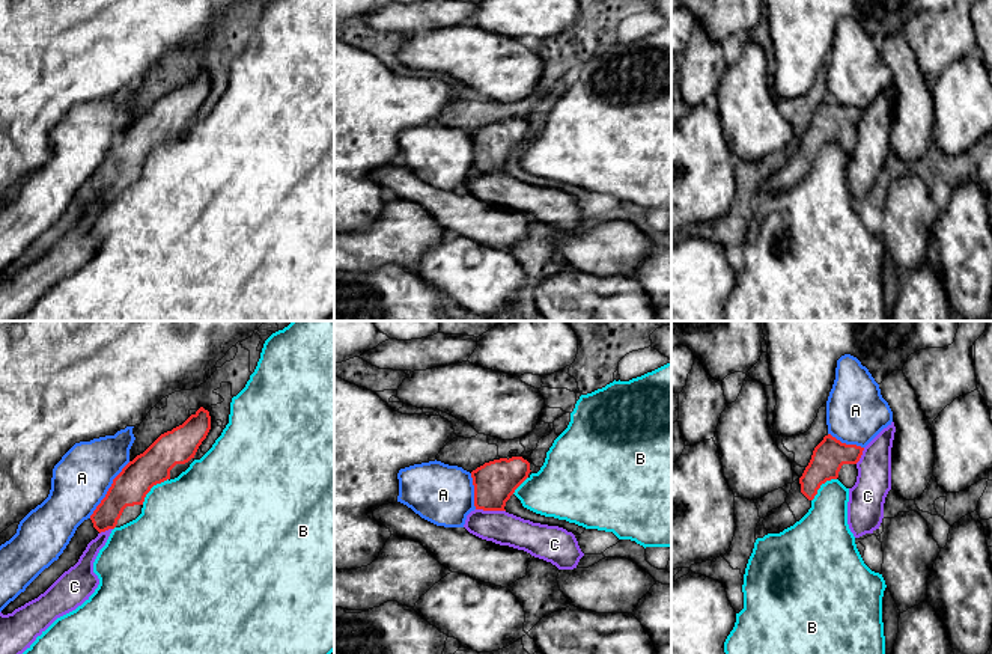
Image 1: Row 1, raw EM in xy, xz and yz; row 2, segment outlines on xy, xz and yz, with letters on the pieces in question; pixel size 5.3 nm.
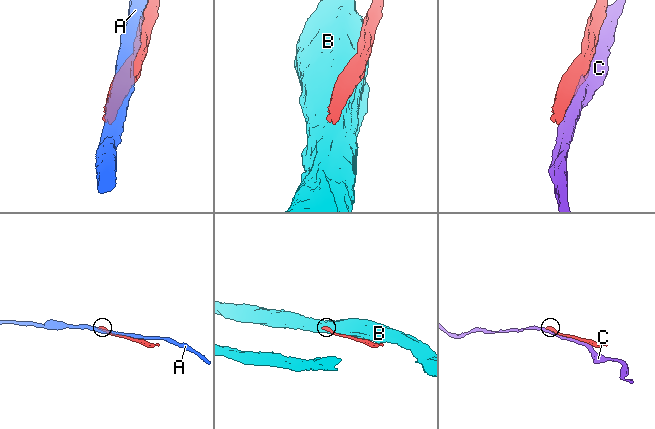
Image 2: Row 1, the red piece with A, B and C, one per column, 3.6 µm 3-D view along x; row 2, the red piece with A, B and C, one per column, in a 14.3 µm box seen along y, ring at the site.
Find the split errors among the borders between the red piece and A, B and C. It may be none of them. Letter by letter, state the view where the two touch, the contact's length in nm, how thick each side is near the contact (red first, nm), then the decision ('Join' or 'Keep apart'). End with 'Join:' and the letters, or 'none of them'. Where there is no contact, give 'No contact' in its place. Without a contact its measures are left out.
A: Touches red in xy. Shared border 380 nm. Thickness 190 nm (red) against 300 nm. Keep apart
B: Touches red in xy. Shared border 200 nm. Thickness 190 nm (red) against 460 nm. Keep apart
C: Touches red in xz. Shared border 160 nm. Thickness 220 nm (red) against 180 nm. Keep apart
Join: none of them

